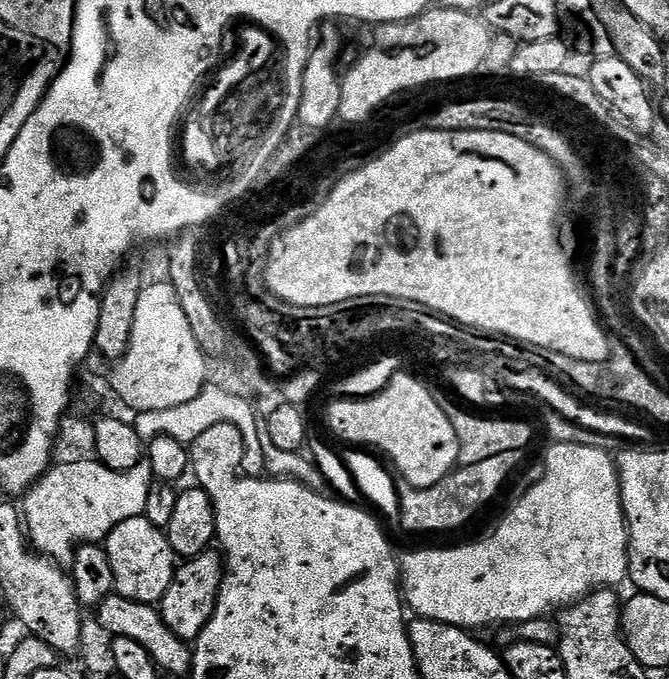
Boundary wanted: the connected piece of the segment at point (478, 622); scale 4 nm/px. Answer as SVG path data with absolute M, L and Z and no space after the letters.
M555 442L549 443L547 445L548 453L544 456L544 473L540 476L540 481L509 510L504 516L504 521L496 528L496 533L493 534L489 540L480 540L477 544L464 544L461 548L424 548L421 552L408 552L405 556L401 555L399 557L400 561L400 582L402 585L402 595L406 601L407 607L412 608L416 611L415 615L421 620L433 620L434 622L442 622L443 624L453 624L456 628L463 628L465 630L477 630L476 628L488 628L491 624L496 624L495 626L515 626L518 624L523 624L526 620L539 620L541 618L547 617L549 615L548 611L551 608L556 608L555 610L563 609L569 604L575 604L576 601L584 599L585 596L591 596L593 592L601 588L615 589L616 584L625 583L628 580L628 524L624 521L624 507L620 501L620 476L616 472L616 461L609 453L603 448L591 448L590 446L578 446L577 444L557 444Z

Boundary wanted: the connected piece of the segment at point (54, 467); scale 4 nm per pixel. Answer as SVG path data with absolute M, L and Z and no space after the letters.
M98 459L73 462L69 465L53 463L48 471L32 485L22 497L22 523L26 535L35 551L61 566L72 563L72 556L82 544L100 544L107 541L109 534L122 522L135 516L143 516L146 498L154 480L150 466L141 462L128 472L107 468Z

